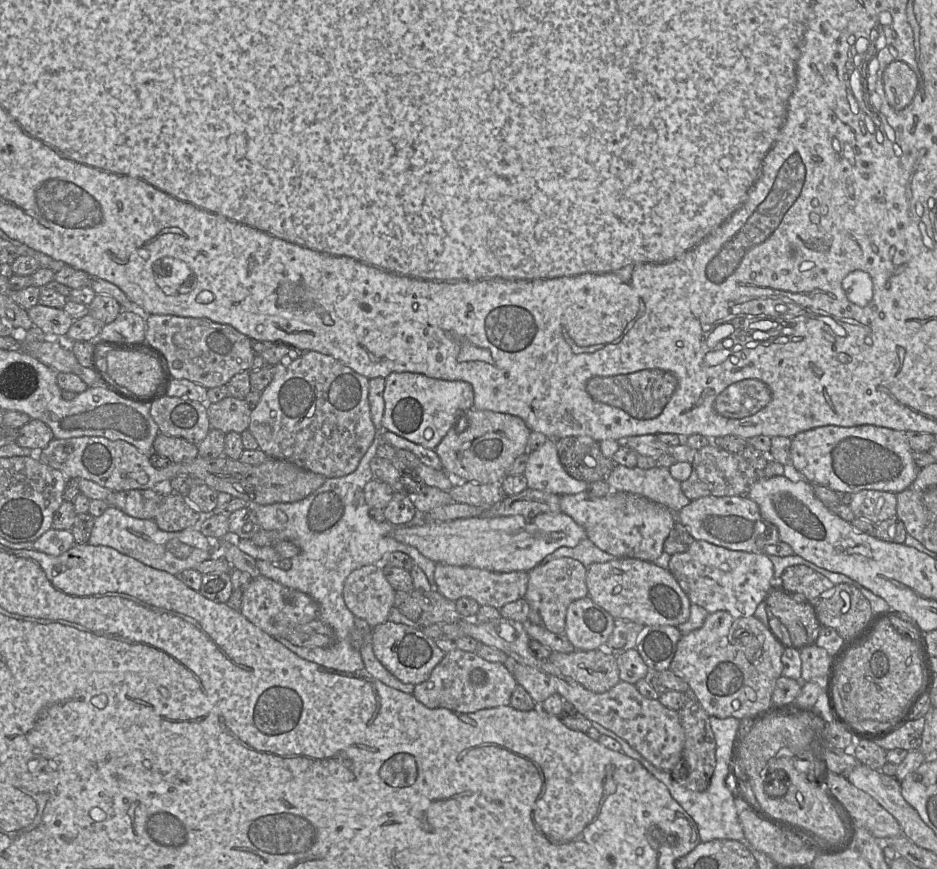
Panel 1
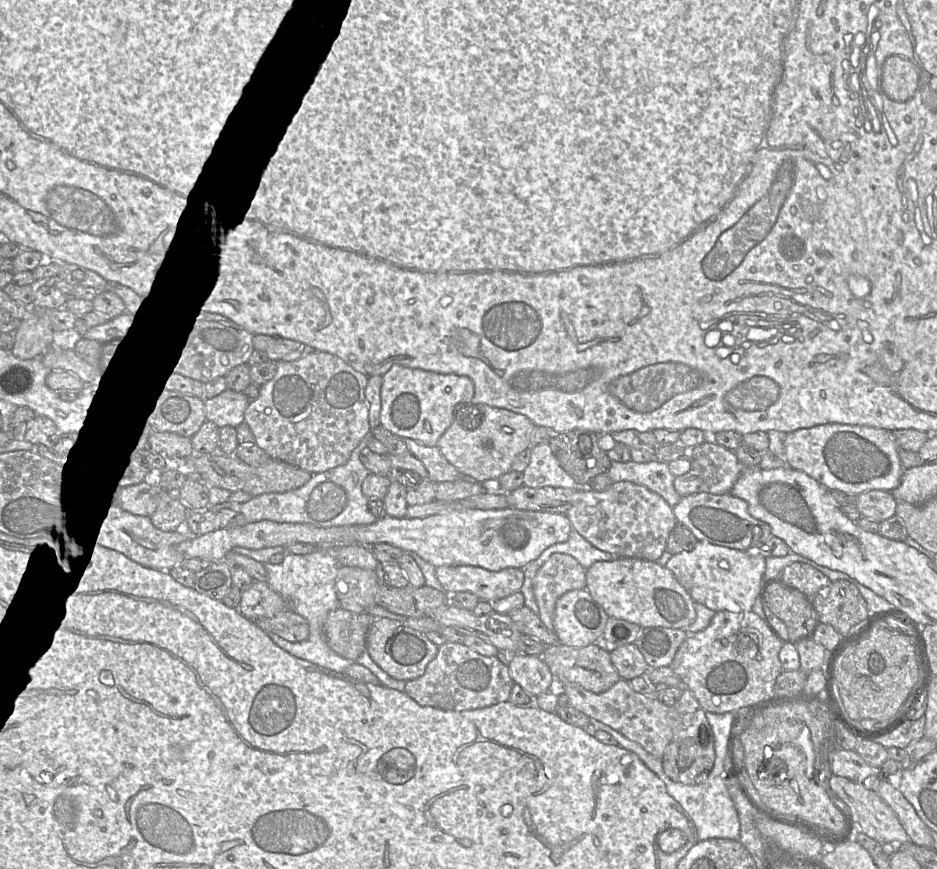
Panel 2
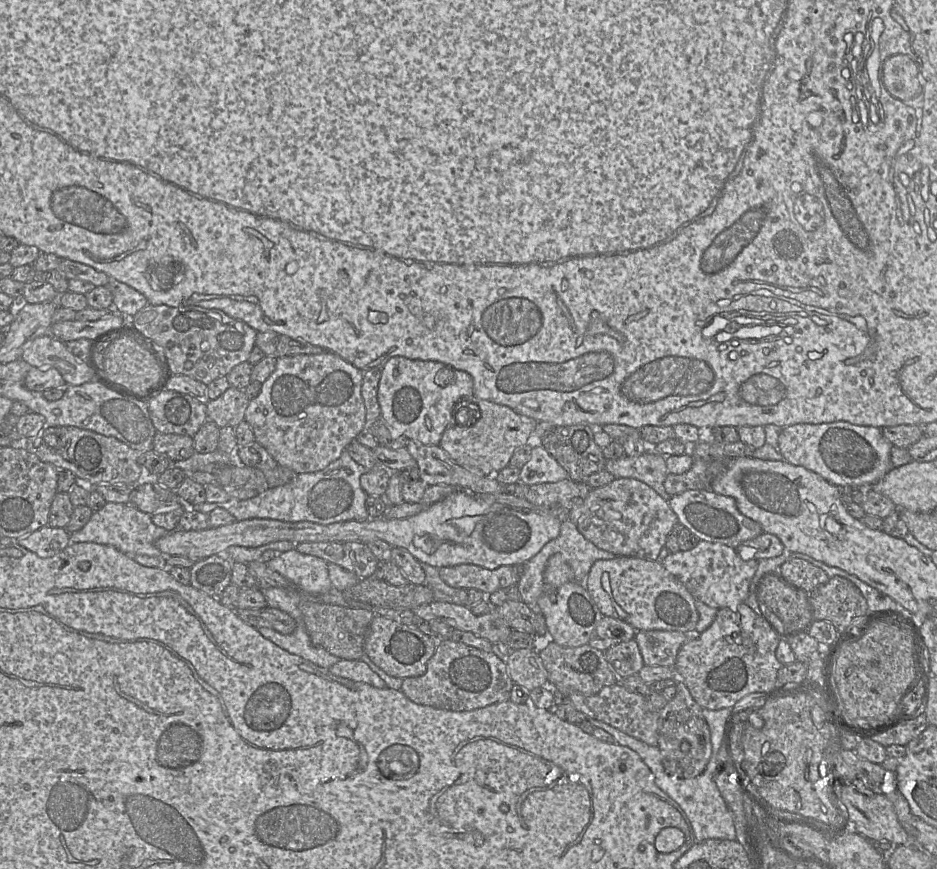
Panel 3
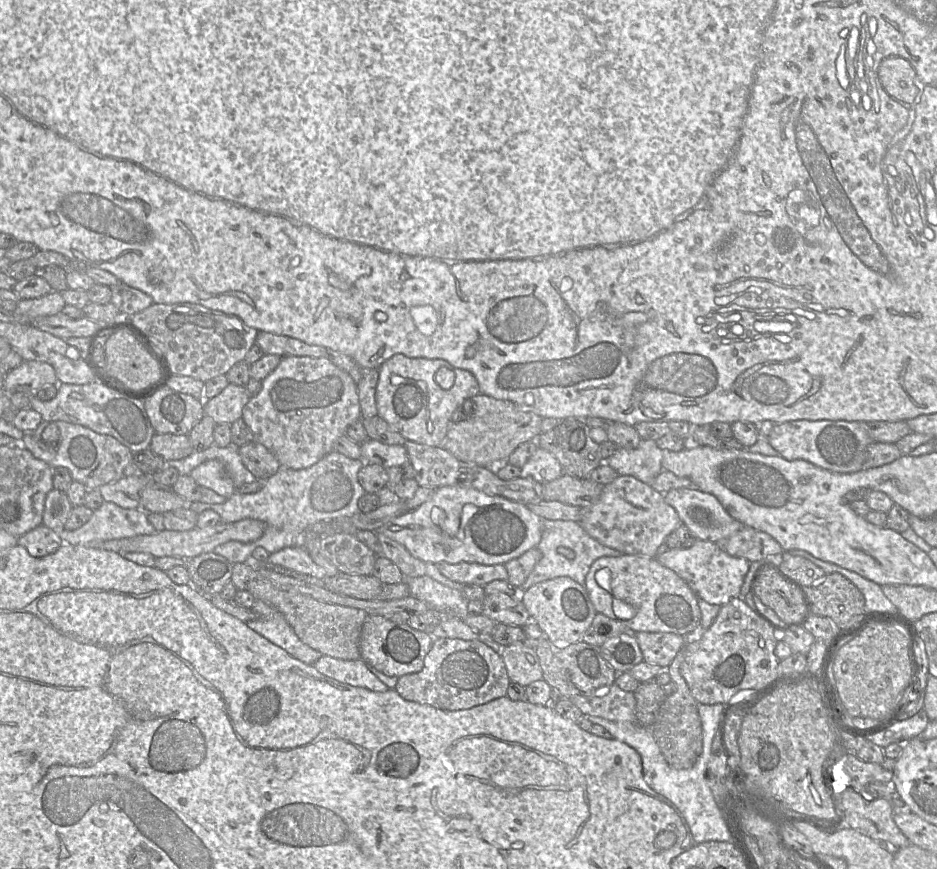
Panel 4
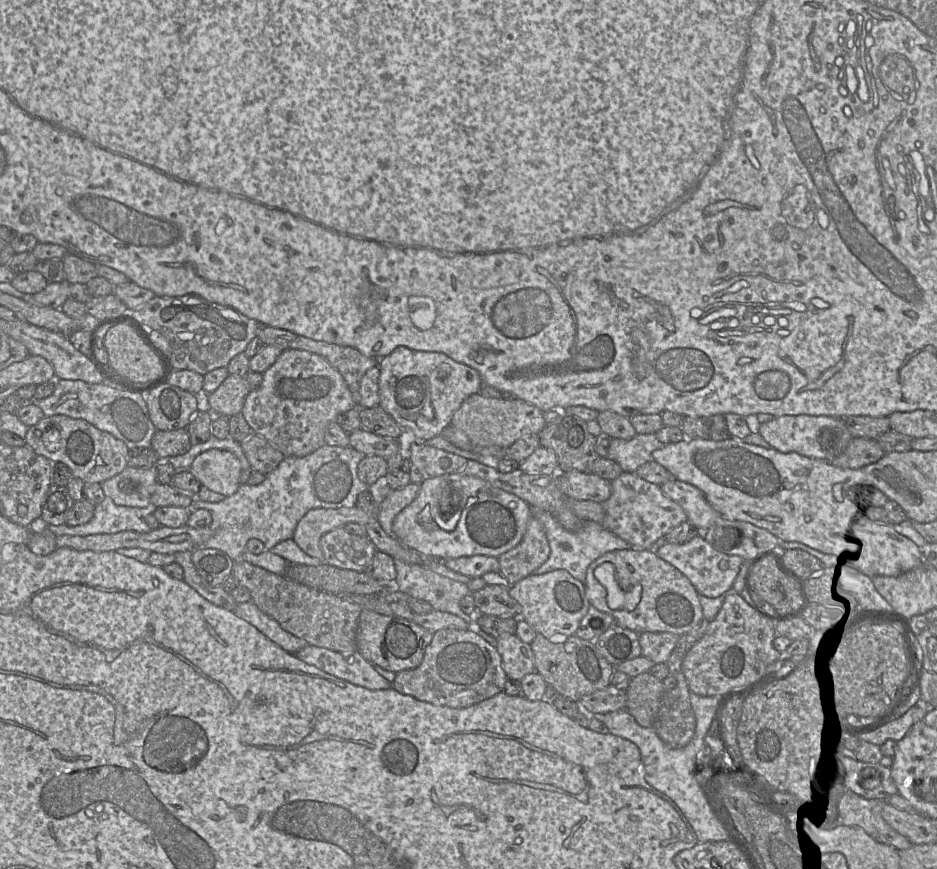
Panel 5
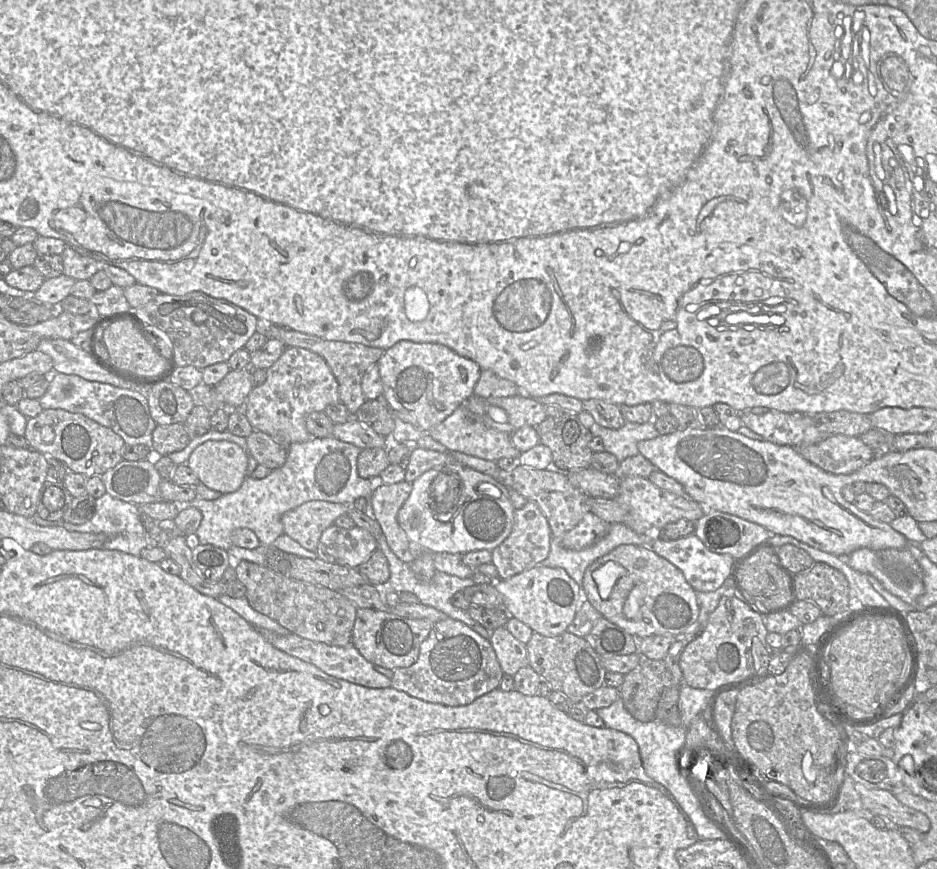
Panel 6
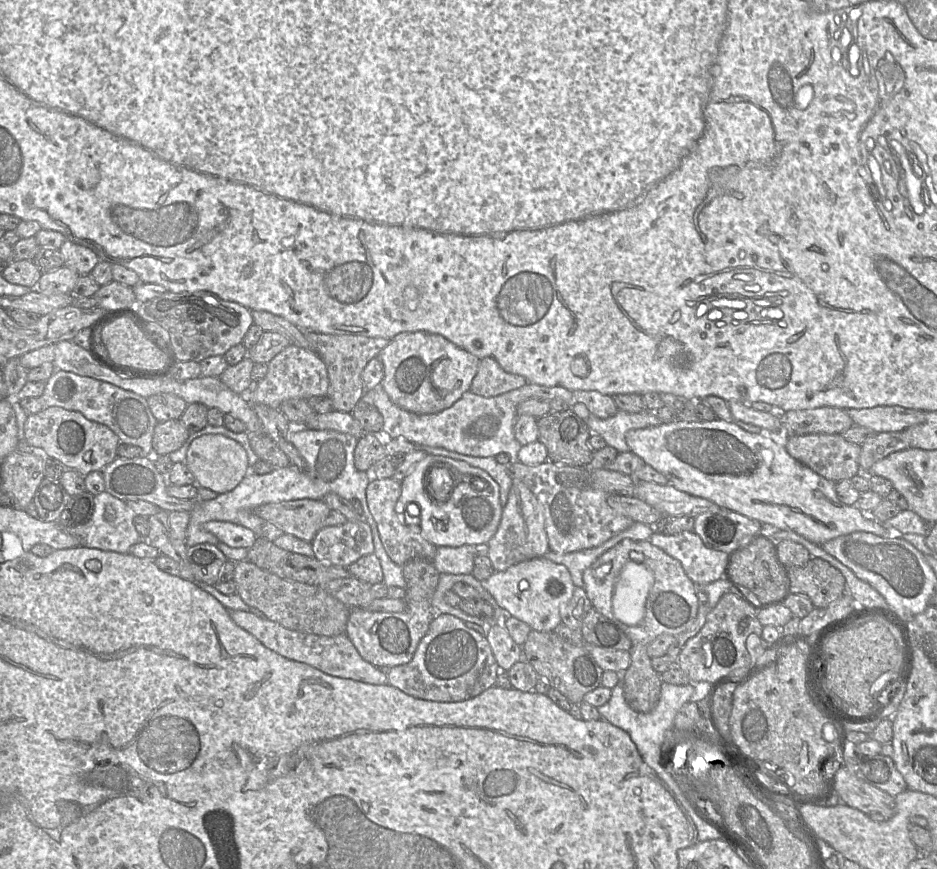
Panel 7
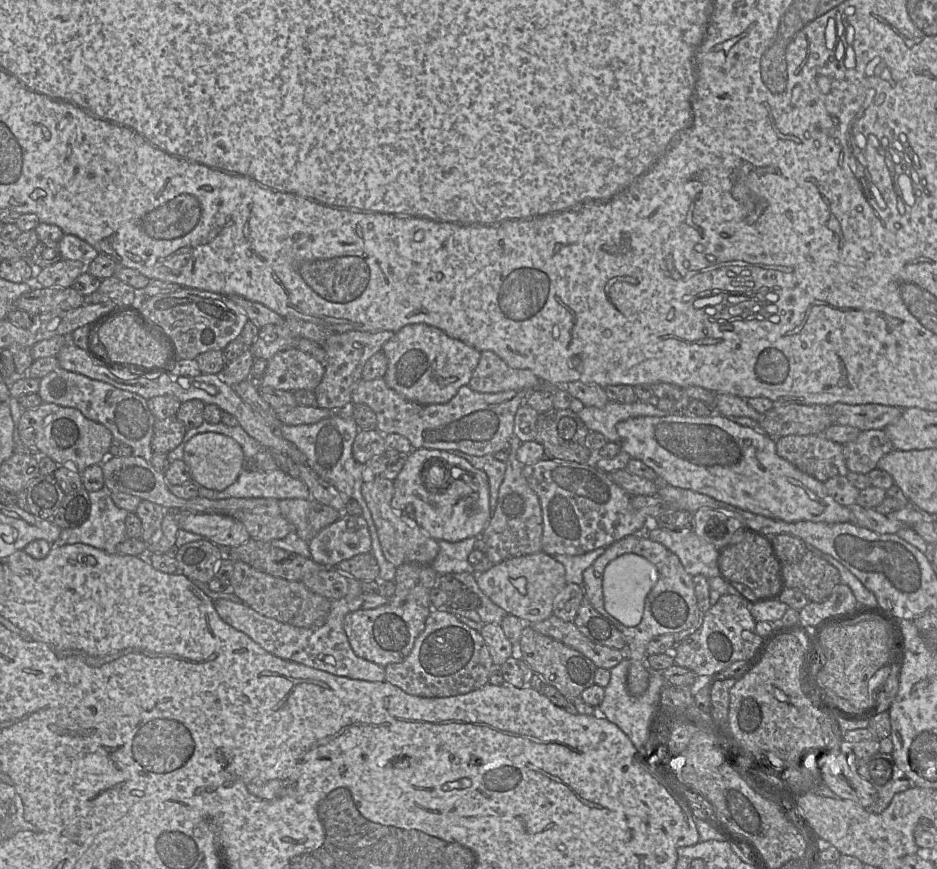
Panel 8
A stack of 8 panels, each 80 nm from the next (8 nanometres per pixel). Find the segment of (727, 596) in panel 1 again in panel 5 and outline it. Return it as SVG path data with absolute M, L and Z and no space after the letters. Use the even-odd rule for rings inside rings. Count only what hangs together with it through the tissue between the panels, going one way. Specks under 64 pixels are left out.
M701 535L683 544L665 543L656 555L685 575L699 595L716 598L729 591L739 573L744 559L738 555L727 555L714 549Z

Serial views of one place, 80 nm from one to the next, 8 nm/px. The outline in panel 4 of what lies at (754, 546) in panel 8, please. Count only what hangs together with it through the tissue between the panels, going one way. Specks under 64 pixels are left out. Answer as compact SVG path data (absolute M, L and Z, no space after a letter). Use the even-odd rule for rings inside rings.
M772 563L757 570L752 593L777 614L783 626L798 625L810 615L809 606L798 588Z

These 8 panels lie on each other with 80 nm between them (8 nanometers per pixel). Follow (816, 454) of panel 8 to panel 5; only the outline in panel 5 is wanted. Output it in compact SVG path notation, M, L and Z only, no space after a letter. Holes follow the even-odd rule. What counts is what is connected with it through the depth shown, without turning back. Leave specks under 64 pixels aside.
M855 437L842 454L829 462L836 467L858 469L876 463L885 454L875 439Z

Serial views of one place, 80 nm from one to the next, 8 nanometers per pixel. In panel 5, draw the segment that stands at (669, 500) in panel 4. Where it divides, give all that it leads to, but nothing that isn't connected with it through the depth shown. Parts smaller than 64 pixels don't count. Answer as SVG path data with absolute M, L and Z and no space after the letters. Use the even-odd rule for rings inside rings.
M680 480L660 486L662 492L678 503L686 513L687 522L699 531L707 530L721 516L706 500L701 490Z

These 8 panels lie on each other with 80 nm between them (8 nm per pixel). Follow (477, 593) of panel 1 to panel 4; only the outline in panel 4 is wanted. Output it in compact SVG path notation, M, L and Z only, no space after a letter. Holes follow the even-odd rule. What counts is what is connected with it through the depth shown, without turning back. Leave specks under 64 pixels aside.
M473 562L436 564L439 571L448 579L463 585L478 585L484 587L493 580L508 580L504 564L483 565Z

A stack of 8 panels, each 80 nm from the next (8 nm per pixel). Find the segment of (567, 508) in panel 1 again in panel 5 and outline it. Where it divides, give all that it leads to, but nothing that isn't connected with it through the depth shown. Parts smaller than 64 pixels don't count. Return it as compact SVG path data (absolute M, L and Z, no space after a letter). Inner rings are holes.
M622 472L616 479L611 481L611 495L602 504L605 515L600 524L629 543L631 548L634 549L653 549L653 545L670 530L687 521L687 516L683 508L666 496L660 486L638 477L635 472Z

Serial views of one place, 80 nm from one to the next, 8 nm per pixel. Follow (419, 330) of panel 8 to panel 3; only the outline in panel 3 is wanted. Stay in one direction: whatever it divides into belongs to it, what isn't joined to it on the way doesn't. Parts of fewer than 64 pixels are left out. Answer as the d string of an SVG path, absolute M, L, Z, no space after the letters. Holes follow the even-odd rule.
M395 356L381 368L380 419L398 434L424 445L439 445L453 408L460 400L471 396L474 396L472 376L442 362Z

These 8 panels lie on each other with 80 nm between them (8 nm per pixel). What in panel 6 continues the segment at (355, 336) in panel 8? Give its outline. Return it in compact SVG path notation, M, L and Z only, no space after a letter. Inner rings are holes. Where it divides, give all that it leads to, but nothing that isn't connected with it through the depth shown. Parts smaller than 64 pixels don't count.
M262 324L262 329L267 338L278 339L282 341L286 347L305 348L320 355L326 361L336 378L338 383L339 402L347 408L349 413L354 415L359 407L365 402L366 399L361 387L362 377L371 365L378 362L384 353L383 349L352 342L325 340L314 335L294 331L274 324Z

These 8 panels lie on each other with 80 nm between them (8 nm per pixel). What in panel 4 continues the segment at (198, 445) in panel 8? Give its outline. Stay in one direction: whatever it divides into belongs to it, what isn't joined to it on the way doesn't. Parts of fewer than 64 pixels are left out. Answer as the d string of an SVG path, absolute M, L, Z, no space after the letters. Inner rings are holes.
M217 459L201 463L189 475L201 486L209 488L227 499L237 490L224 464Z

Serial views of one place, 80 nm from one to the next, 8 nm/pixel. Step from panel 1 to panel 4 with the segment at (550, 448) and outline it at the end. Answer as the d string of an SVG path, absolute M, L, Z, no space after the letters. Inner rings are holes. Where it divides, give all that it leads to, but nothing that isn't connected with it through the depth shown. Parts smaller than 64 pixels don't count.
M538 447L520 472L522 478L531 478L541 484L551 482L562 475L562 467L557 458L541 447Z

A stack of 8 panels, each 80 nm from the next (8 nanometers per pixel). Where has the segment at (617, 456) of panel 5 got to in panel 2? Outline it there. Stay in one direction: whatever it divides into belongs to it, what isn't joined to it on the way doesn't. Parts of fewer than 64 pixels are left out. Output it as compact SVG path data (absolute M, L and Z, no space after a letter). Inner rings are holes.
M657 459L647 463L613 461L607 473L613 482L629 481L645 486L664 498L671 507L682 498L675 490L675 476L666 462Z

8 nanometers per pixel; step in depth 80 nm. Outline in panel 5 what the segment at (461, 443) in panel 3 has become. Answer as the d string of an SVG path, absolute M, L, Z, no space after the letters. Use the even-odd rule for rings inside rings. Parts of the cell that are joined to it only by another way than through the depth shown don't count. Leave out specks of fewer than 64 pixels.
M475 393L467 397L453 414L451 425L461 430L476 446L509 448L516 440L527 435L538 435L546 425L544 412L516 397L485 397Z

